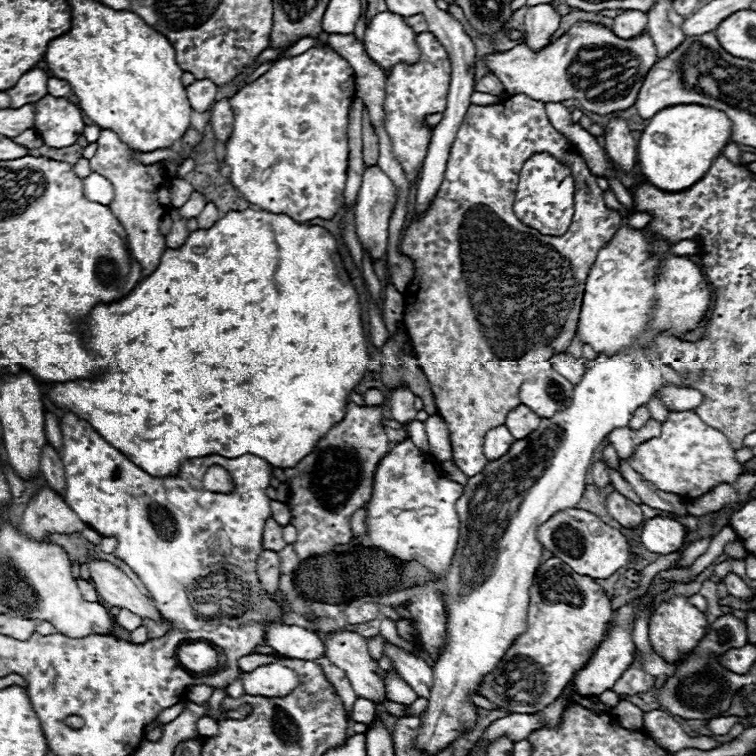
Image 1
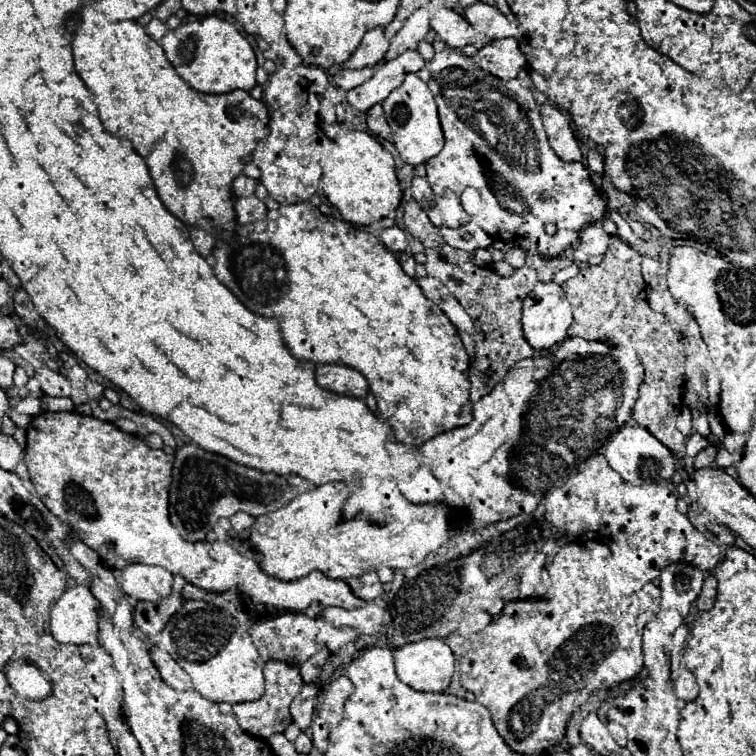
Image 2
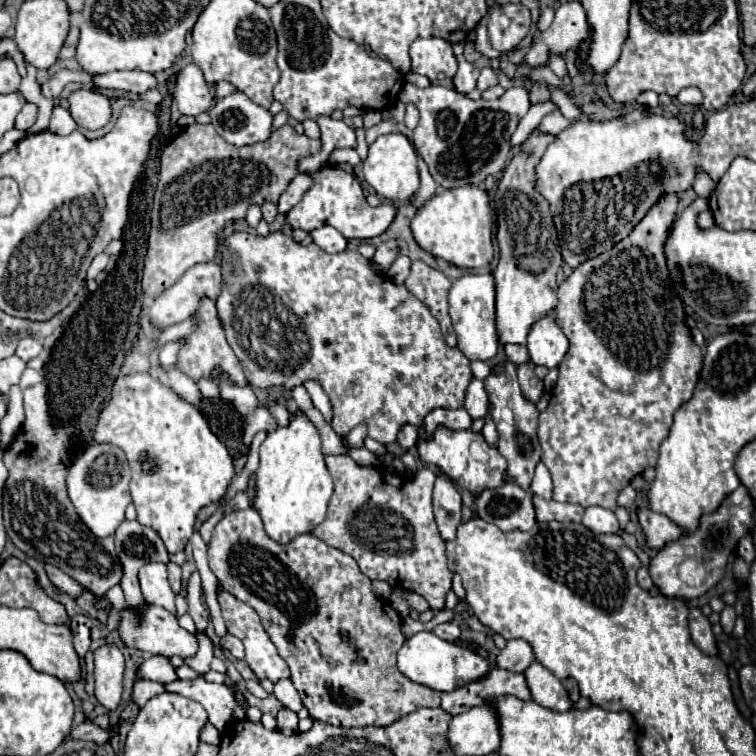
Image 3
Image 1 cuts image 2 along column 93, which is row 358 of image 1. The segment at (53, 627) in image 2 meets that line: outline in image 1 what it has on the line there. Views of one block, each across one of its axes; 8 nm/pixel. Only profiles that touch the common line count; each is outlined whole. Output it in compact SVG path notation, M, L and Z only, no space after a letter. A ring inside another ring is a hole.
M630 346L612 356L598 354L598 358L590 362L582 380L574 386L570 408L554 414L552 418L542 418L538 430L534 430L530 438L516 440L502 458L488 462L480 474L468 478L464 494L456 502L456 512L460 518L460 540L452 564L444 574L444 592L448 594L446 652L432 666L434 688L430 696L430 708L420 716L422 728L418 734L418 744L424 750L432 754L444 750L460 736L464 724L472 726L476 722L474 704L468 700L468 692L476 694L476 686L480 684L482 676L496 668L498 660L506 654L512 642L526 630L526 610L530 602L528 588L534 580L536 568L542 564L544 550L536 538L536 528L550 520L556 512L576 508L586 488L586 476L594 450L614 428L626 426L632 412L646 404L664 382L682 386L682 380L678 374L674 374L672 368L650 362L642 352L638 352L636 346Z

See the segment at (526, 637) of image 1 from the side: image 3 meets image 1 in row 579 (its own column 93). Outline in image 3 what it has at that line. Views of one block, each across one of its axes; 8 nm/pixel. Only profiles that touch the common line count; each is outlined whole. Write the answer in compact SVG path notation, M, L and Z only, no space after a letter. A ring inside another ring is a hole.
M45 382L24 390L26 420L22 432L12 442L8 456L12 464L6 464L10 476L4 488L4 526L8 538L28 556L40 562L58 566L78 584L86 586L92 594L104 596L110 586L120 582L122 566L116 556L114 538L94 536L74 512L74 506L66 494L66 444L78 434L75 426L54 427L46 402Z

